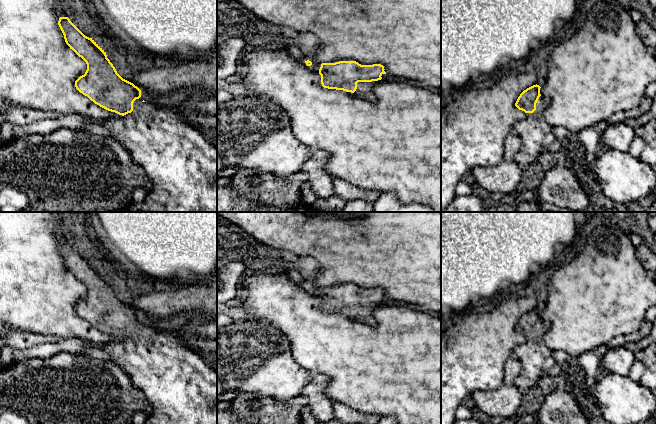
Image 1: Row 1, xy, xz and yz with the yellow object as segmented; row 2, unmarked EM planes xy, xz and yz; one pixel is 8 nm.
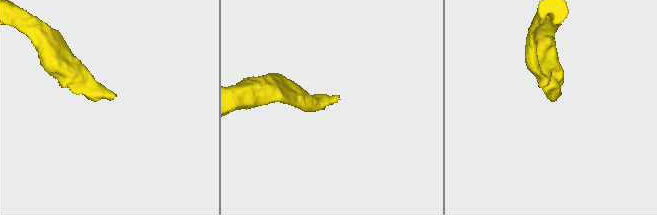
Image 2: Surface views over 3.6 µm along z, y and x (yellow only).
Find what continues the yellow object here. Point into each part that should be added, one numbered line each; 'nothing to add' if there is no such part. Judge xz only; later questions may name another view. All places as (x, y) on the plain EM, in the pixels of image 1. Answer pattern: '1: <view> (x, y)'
1: xz (364, 314)

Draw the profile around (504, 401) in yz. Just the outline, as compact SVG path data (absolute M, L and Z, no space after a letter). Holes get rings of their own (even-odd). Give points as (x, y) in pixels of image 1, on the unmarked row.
M512 354L505 361L504 379L502 384L494 390L476 390L472 396L478 408L487 416L509 418L515 416L521 405L522 392L515 386L514 380L520 374L522 365L520 360Z

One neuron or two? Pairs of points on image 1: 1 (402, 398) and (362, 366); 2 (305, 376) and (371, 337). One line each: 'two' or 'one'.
1: one
2: two

